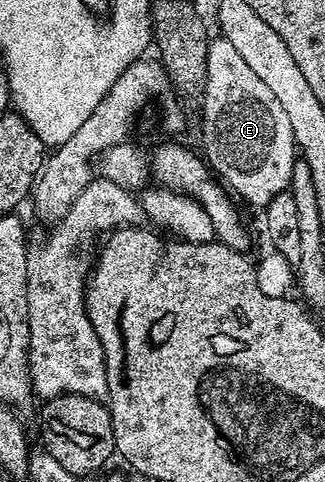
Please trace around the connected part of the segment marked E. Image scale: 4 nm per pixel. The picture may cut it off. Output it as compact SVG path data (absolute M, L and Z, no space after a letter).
M224 38L214 39L209 46L204 100L205 105L201 108L201 140L205 143L203 156L209 167L237 196L239 194L258 206L269 204L275 194L290 187L293 164L299 159L299 145L293 138L291 118L287 118L287 110L283 110L279 98L271 94L267 82L257 77L239 50L235 50L235 46Z

